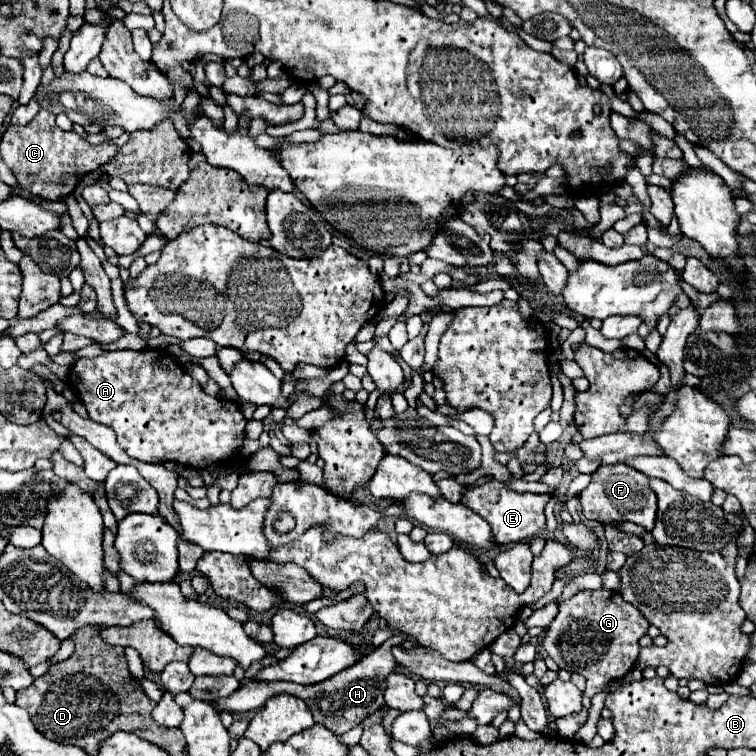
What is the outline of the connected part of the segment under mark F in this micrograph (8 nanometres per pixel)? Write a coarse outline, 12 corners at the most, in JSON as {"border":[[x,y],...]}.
{"border":[[627,464],[599,466],[579,494],[585,518],[653,530],[649,478]]}

